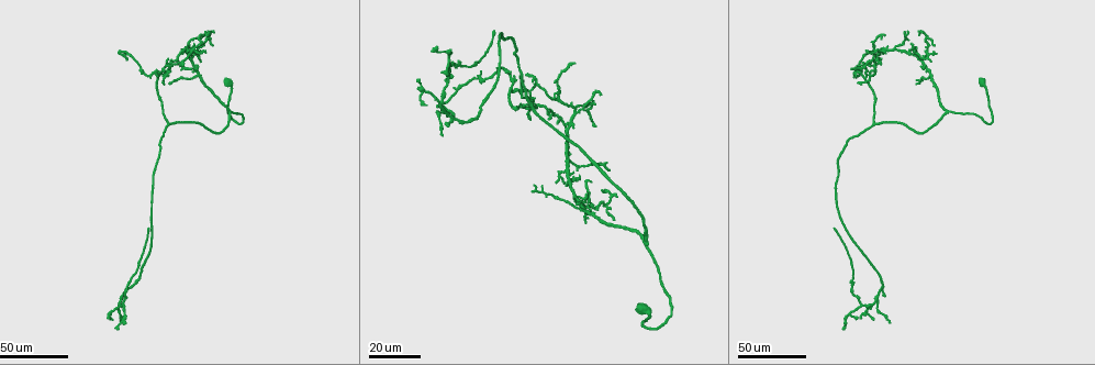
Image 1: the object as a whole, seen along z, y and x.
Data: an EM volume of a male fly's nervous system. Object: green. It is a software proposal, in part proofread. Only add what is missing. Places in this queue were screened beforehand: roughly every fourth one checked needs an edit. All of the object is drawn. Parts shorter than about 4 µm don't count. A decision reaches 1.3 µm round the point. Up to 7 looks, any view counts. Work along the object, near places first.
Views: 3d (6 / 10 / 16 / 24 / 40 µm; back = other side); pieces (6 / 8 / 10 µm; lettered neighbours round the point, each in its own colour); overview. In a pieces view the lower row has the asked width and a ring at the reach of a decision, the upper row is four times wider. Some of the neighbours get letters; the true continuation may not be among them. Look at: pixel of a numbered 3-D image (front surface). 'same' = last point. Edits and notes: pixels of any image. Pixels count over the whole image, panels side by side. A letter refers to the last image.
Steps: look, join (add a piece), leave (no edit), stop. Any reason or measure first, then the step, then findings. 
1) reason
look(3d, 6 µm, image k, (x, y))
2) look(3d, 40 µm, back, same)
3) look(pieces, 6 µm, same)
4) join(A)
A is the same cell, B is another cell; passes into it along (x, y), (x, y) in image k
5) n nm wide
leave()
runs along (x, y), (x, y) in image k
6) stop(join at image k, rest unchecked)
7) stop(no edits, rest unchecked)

tapers out
look(3d, 24 µm, image 1, (163, 75))

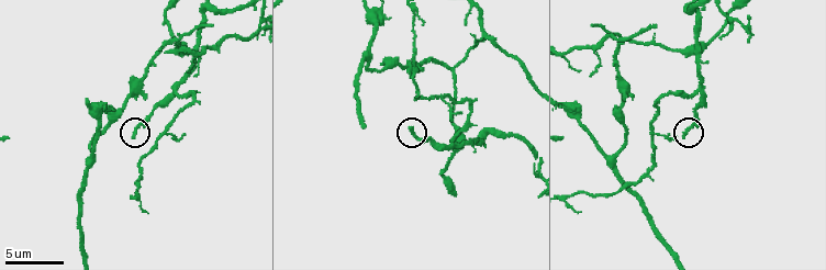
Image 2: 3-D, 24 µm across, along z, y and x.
look(pieces, 6 µm, image 2, (409, 128))

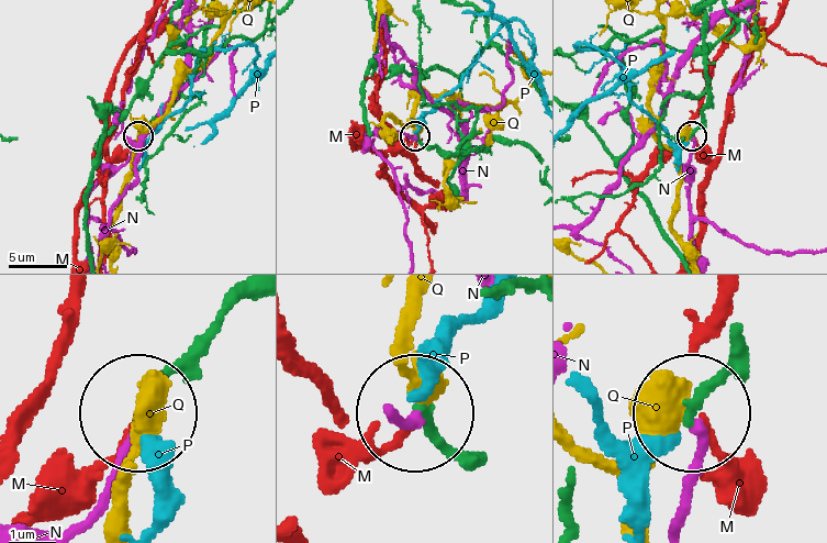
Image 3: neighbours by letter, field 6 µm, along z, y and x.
leave()
M, N, P and Q are other cells; none of them fits

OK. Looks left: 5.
thin end
look(3d, 24 µm, image 1, (166, 58))

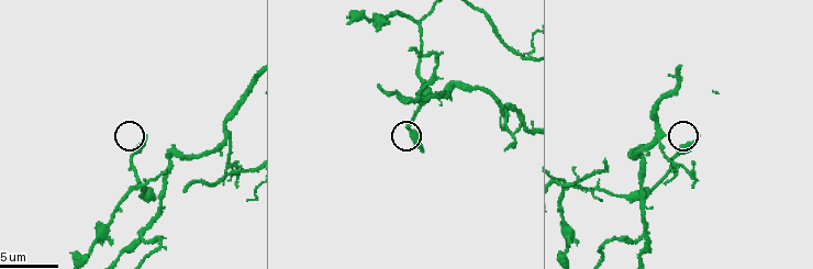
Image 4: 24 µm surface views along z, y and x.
look(3d, 10 µm, image 4, (700, 134))

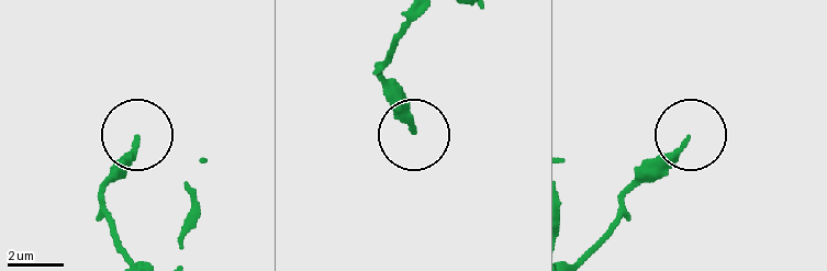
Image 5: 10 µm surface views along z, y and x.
what lies round it
look(pieces, 6 µm, image 5, (685, 141))

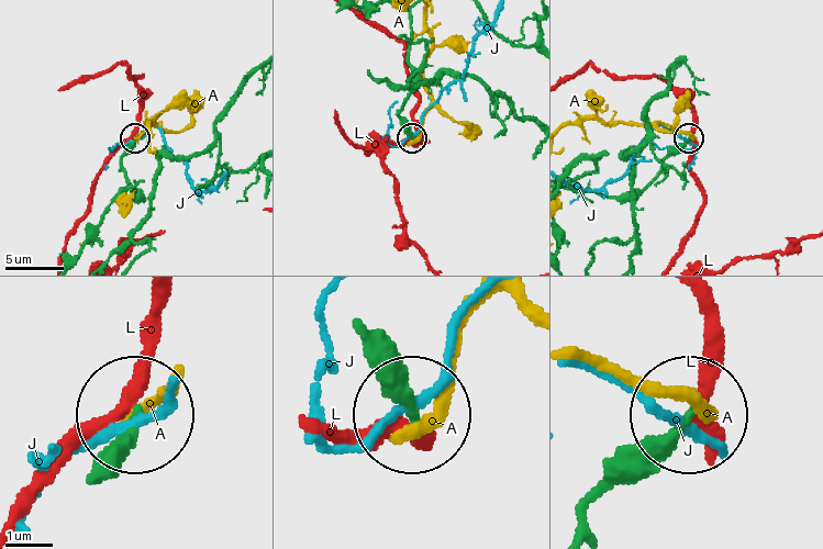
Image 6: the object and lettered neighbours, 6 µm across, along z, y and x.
160 nm wide
leave()
A, J and L are other cells; runs along (90, 473), (134, 418) in image 6; no lettered piece goes on from it

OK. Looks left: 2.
an open end
look(3d, 40 µm, image 1, (212, 45))

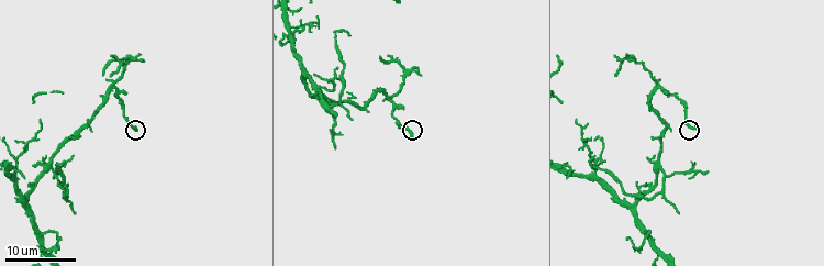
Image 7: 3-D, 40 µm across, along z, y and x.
see the neighbours
look(pieces, 6 µm, image 7, (136, 128))

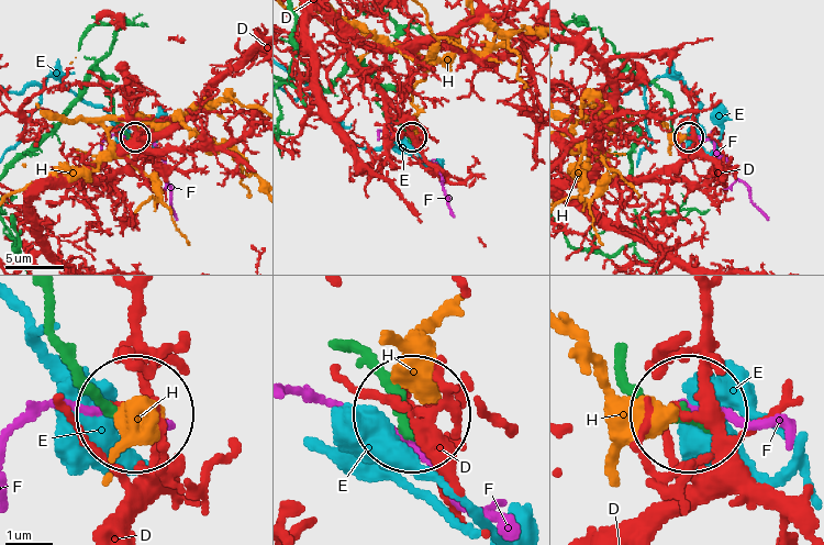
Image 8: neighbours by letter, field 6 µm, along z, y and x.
leave()
D, E, F and H are other cells; runs along (626, 376), (681, 411) in image 8; no lettered piece goes on from it

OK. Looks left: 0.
stop(no edits, rest unchecked)

